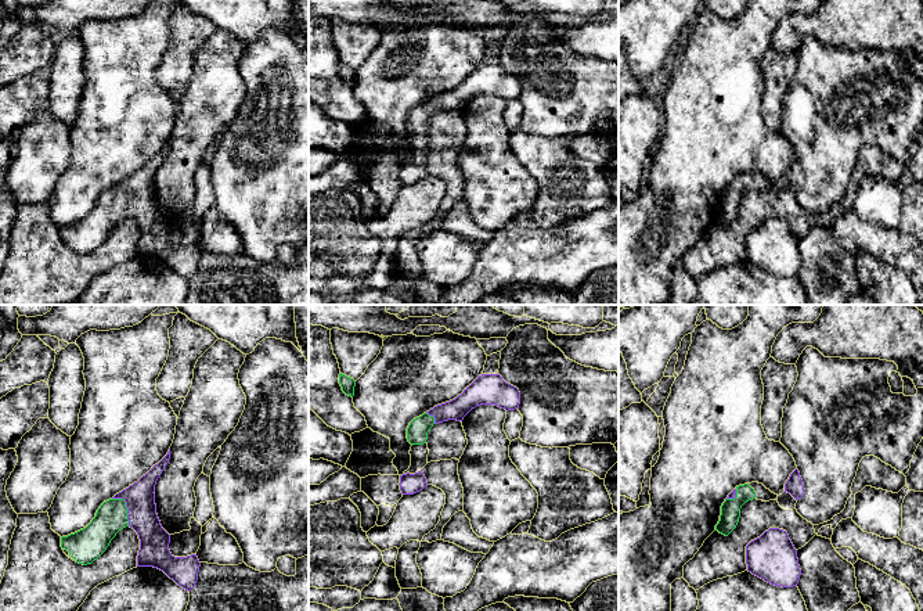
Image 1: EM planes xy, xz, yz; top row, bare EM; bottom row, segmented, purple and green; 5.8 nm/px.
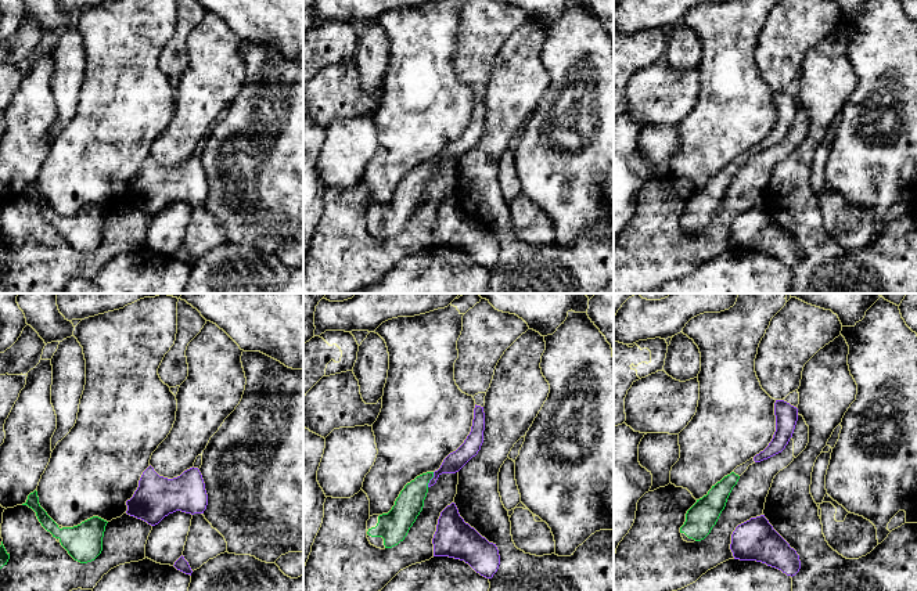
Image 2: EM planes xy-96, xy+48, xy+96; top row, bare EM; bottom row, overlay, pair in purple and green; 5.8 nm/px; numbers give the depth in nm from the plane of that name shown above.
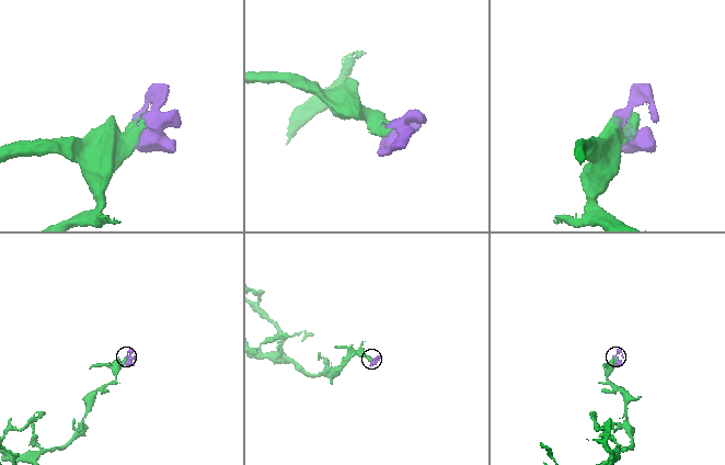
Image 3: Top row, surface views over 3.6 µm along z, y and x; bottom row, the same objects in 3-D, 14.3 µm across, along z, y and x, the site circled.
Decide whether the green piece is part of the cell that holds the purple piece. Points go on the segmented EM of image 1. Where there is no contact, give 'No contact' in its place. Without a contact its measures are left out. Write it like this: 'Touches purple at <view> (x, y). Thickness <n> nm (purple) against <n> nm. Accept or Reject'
Touches purple at xy (126, 506). Thickness 180 nm (purple) against 180 nm. Accept

